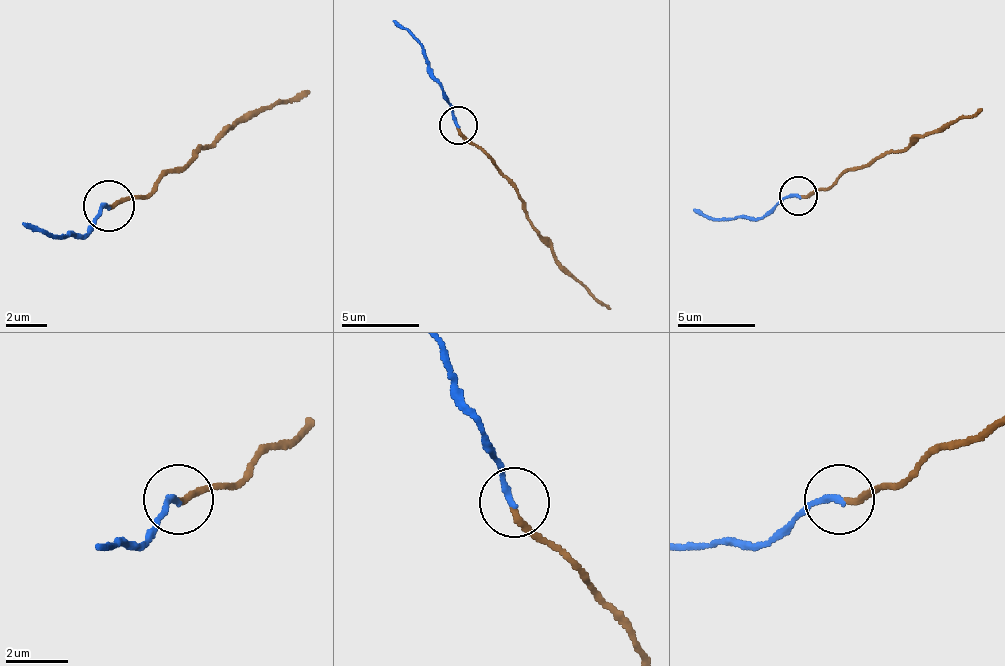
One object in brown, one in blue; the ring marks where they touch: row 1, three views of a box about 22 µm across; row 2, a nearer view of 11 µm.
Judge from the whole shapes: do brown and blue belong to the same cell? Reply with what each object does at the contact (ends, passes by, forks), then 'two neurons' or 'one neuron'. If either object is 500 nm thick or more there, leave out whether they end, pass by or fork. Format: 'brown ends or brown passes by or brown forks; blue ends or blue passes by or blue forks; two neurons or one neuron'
brown ends; blue ends; one neuron

